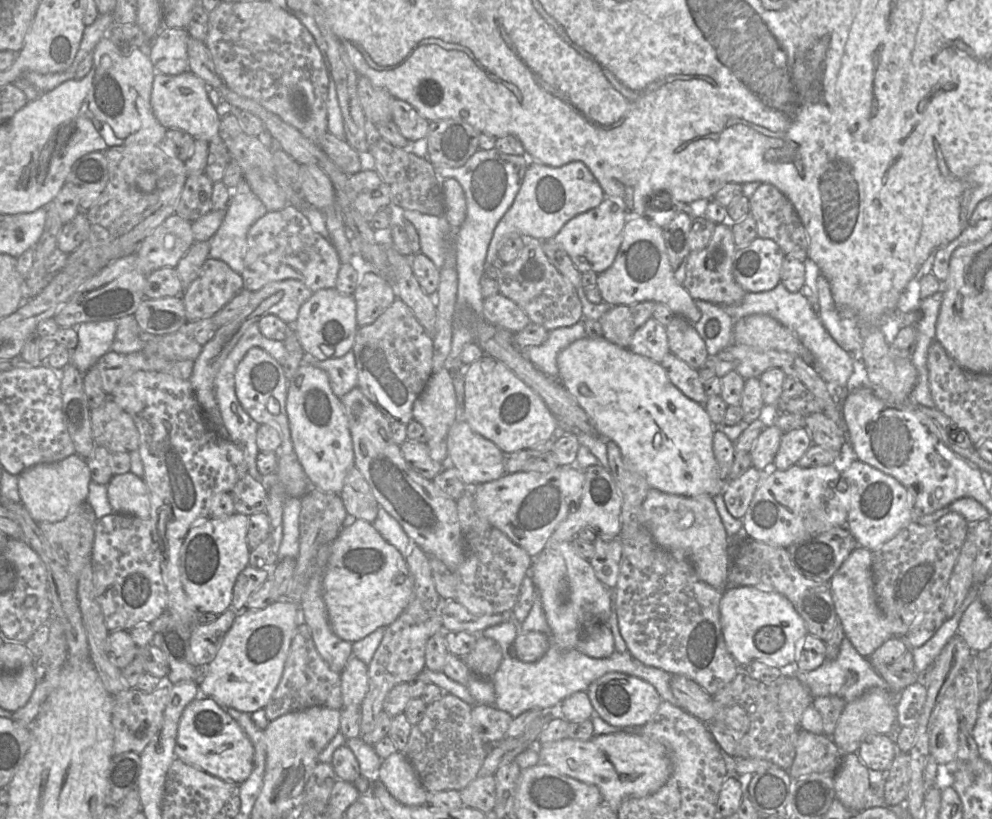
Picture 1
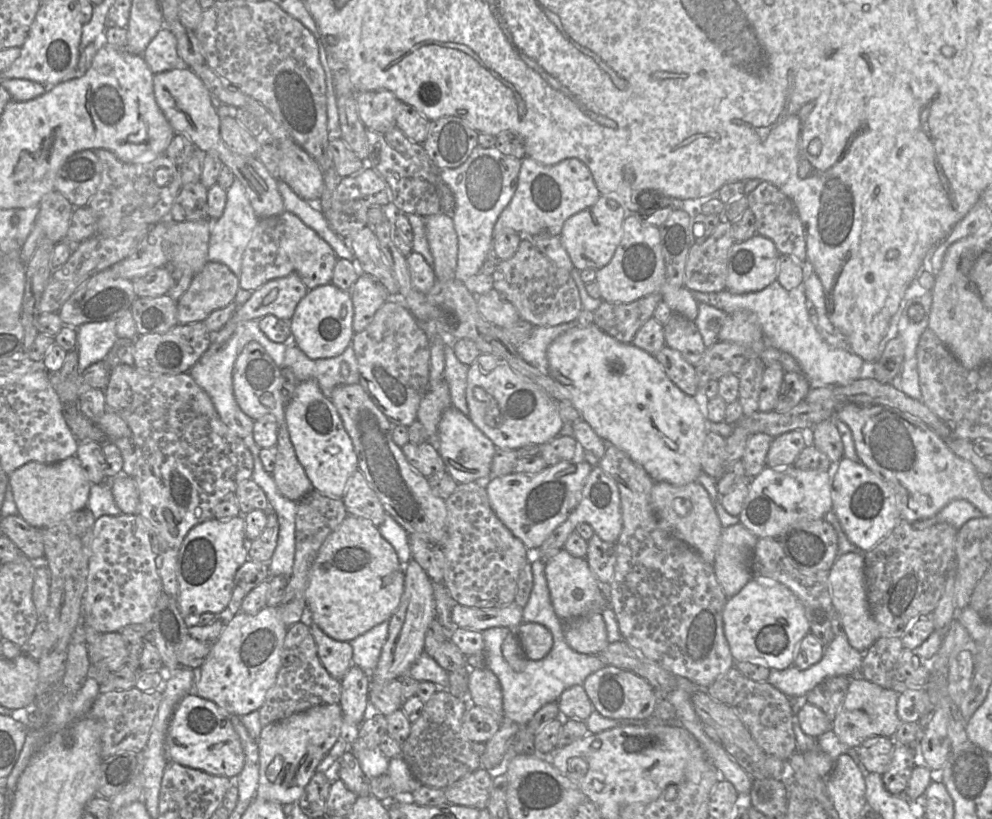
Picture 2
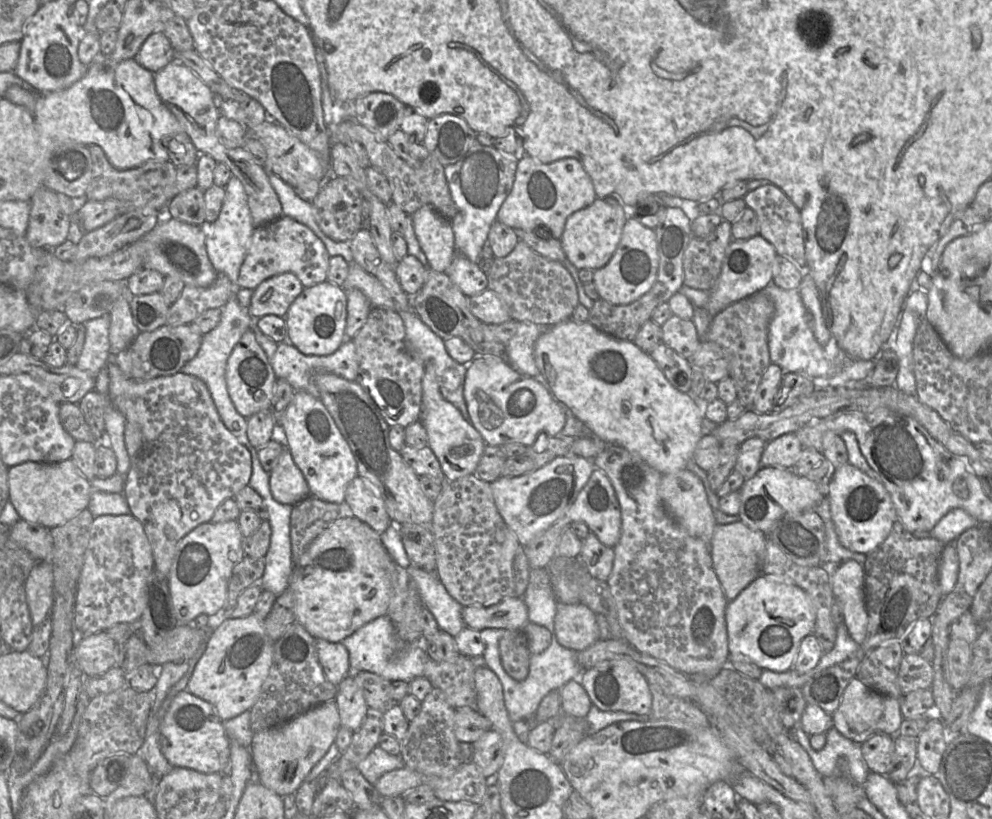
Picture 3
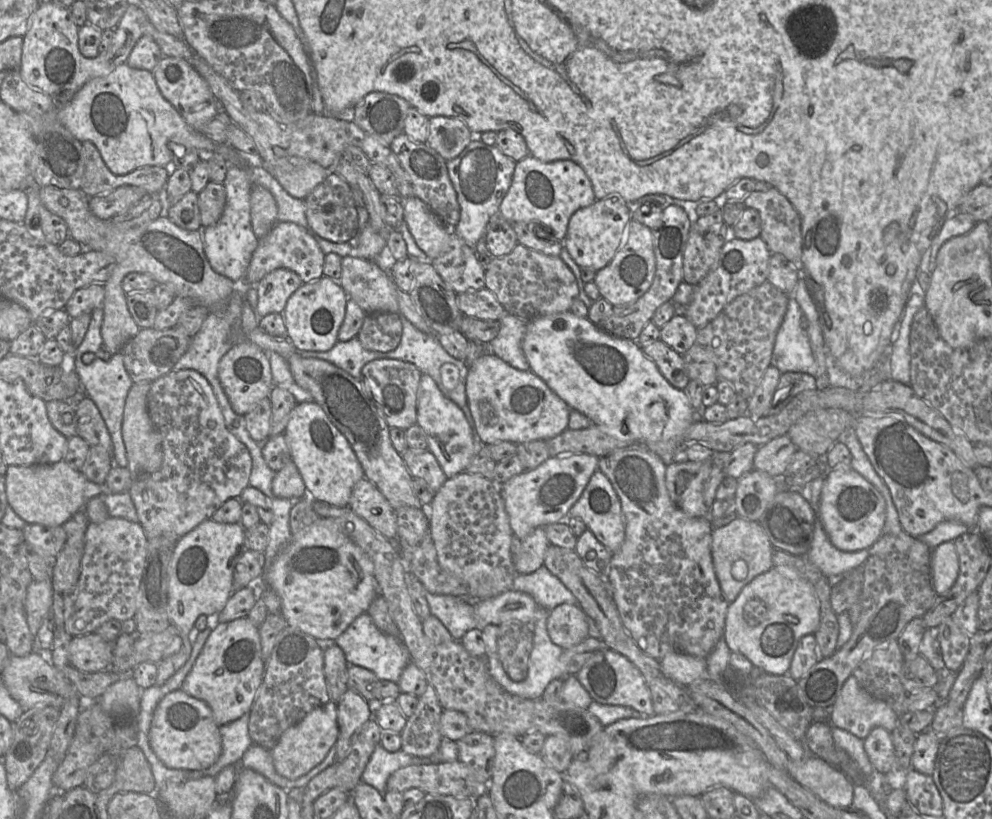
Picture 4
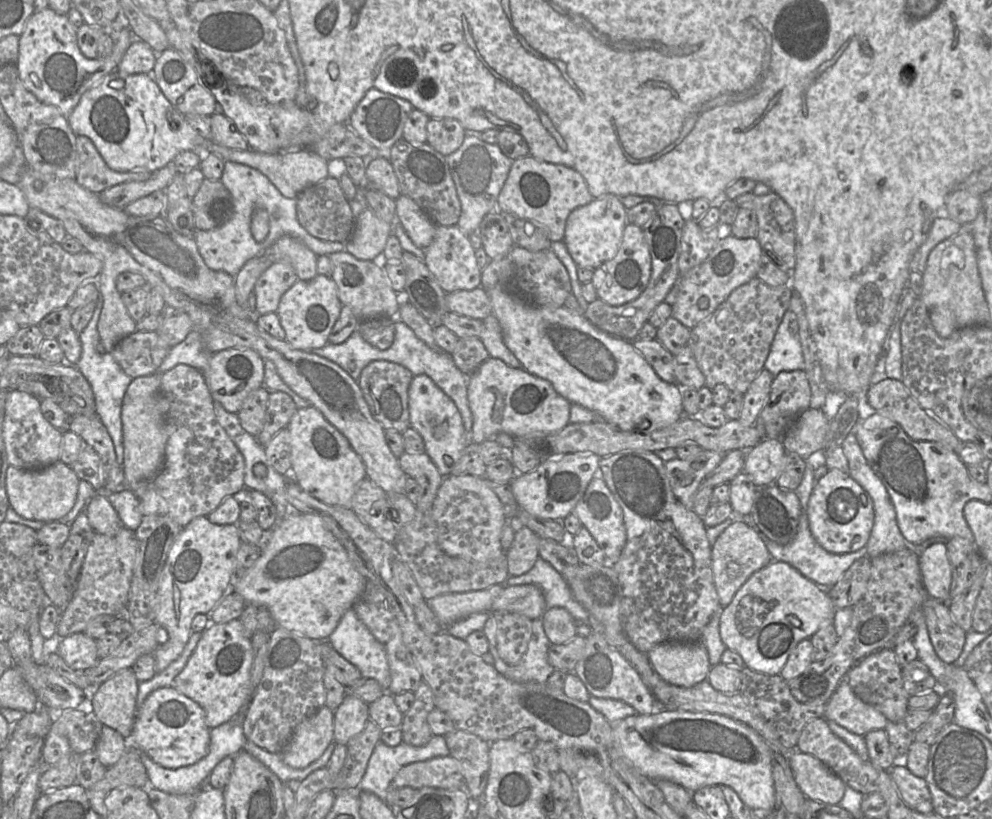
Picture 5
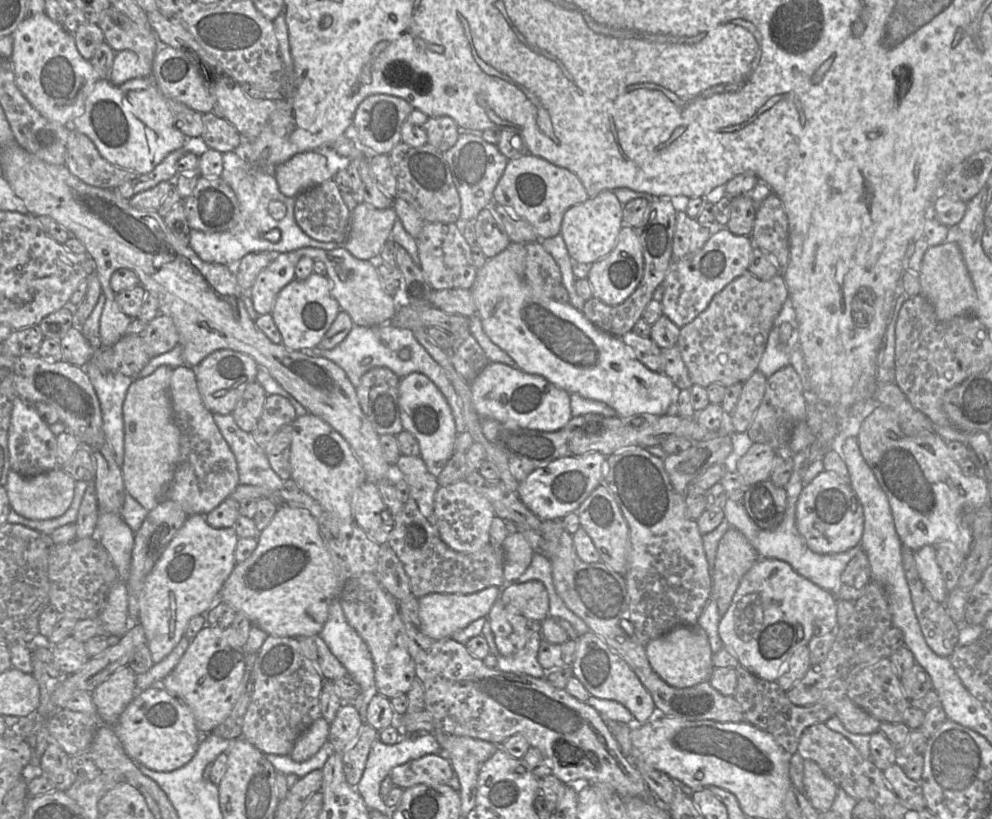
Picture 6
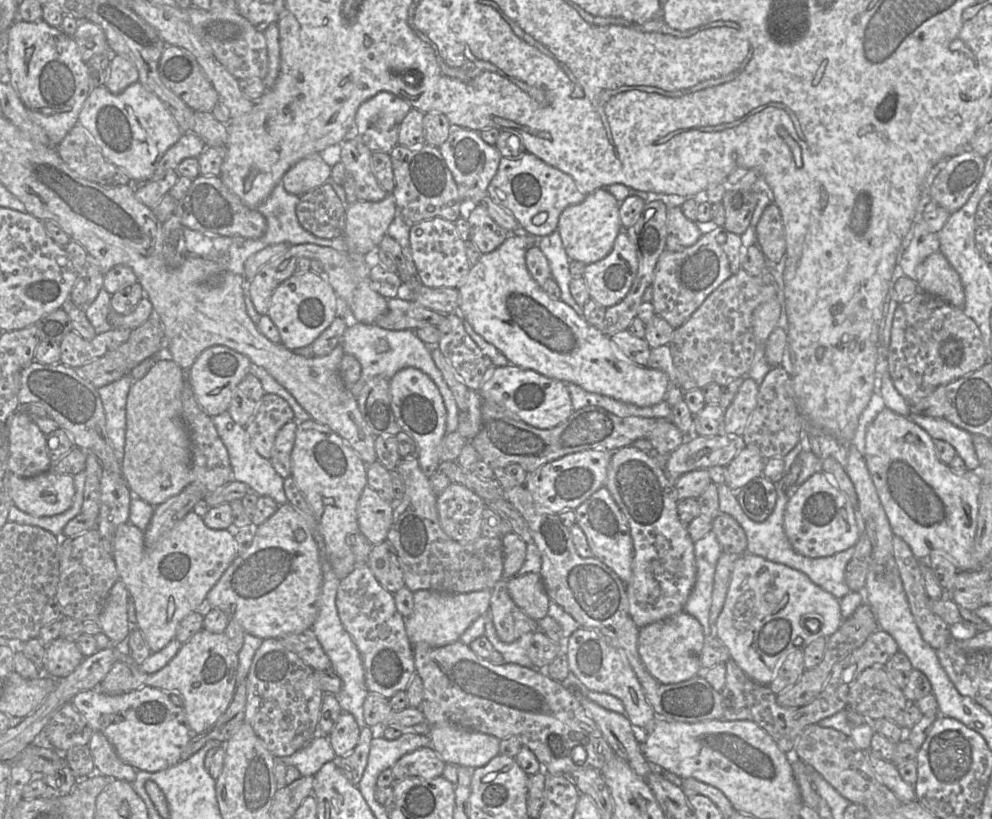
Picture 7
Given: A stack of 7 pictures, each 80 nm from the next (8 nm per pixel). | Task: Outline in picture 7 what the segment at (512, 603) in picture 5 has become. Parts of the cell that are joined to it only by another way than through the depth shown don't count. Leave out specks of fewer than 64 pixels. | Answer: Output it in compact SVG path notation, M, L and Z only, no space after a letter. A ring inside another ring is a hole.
M540 574L514 576L507 587L515 604L530 618L538 621L548 615L550 597Z

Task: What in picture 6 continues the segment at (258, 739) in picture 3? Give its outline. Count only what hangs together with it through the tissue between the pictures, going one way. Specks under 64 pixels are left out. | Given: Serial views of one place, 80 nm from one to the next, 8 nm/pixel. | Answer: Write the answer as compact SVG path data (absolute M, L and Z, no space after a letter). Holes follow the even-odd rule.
M320 717L300 736L289 755L301 763L313 757L329 739L330 724Z

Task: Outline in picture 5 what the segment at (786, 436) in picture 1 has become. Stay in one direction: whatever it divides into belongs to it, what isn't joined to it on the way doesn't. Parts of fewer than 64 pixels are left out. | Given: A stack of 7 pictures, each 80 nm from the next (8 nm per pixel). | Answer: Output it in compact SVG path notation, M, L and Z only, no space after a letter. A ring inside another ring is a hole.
M782 439L762 440L747 450L743 471L757 486L774 484L787 464Z

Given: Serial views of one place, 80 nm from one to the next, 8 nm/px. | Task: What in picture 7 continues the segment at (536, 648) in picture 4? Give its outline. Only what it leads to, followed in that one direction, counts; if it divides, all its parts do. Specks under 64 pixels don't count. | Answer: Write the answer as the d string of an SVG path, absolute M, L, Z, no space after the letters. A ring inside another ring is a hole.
M487 611L485 624L485 636L493 645L494 649L502 654L505 663L518 664L520 666L535 669L528 656L528 649L533 633L526 633L512 643L501 641L497 635L491 611Z

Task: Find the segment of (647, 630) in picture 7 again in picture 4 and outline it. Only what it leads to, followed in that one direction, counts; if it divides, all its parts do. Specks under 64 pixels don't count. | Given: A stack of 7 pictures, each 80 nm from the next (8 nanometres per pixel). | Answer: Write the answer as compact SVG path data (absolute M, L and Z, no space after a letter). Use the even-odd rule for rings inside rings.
M670 652L659 663L663 674L683 687L706 678L707 658L704 657Z

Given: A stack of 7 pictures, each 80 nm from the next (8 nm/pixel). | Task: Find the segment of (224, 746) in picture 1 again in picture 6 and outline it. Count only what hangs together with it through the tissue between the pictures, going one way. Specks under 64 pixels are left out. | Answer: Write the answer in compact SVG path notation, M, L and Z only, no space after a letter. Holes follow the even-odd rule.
M152 686L137 695L121 714L118 722L111 727L121 741L126 754L134 762L158 772L170 772L190 762L198 750L202 737L190 708L161 686Z

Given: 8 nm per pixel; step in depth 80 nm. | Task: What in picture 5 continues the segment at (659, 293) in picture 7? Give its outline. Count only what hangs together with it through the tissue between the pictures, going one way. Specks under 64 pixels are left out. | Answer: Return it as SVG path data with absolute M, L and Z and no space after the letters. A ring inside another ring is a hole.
M728 235L720 239L704 262L680 275L679 293L671 305L672 317L689 329L709 317L739 286L757 277L763 249L757 238L736 238Z

